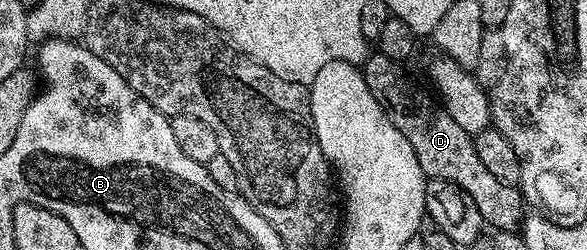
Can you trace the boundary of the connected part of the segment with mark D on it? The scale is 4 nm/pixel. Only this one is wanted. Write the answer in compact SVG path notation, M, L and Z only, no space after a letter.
M378 52L367 55L361 69L365 76L365 84L369 84L369 92L373 92L373 100L381 104L385 116L393 123L393 128L409 140L413 152L417 156L417 164L421 164L421 172L428 178L440 178L446 182L457 184L477 204L477 212L481 212L484 223L492 226L492 231L514 230L522 227L525 217L525 199L518 186L501 184L489 168L477 156L475 139L465 132L449 116L449 112L434 97L432 99L413 79L407 75L408 67L402 62L389 60L389 56Z

